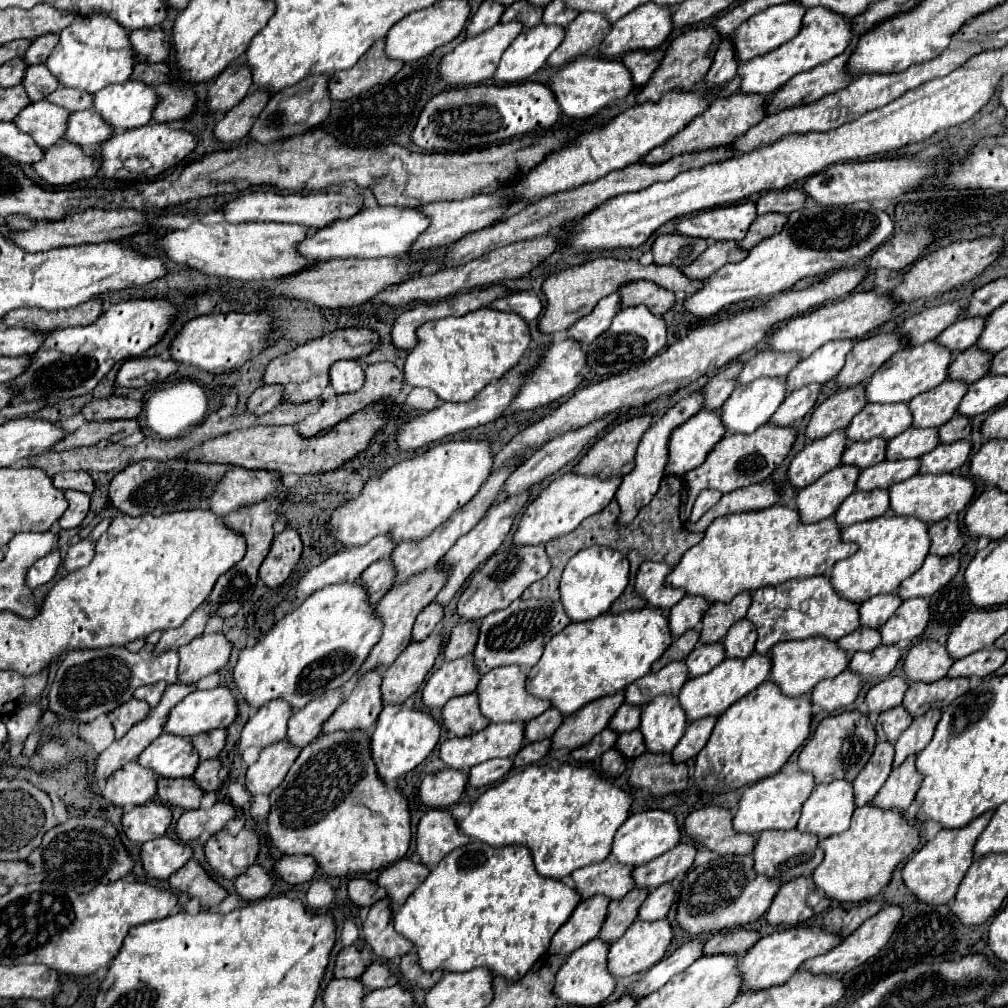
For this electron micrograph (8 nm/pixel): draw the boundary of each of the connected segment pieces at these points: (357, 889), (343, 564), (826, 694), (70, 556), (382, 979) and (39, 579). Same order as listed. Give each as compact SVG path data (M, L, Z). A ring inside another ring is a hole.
M353 878L349 882L349 898L357 904L357 906L371 906L375 904L377 900L385 898L385 890L371 882L371 880L365 880L365 878Z
M377 536L377 540L371 540L369 544L363 544L361 548L345 548L319 566L311 568L295 586L293 596L297 602L303 602L313 592L321 590L327 584L341 584L341 582L355 582L361 572L371 566L373 562L389 556L397 544L393 540L385 540L385 536Z
M847 668L839 676L817 684L813 688L813 692L811 692L811 702L813 702L813 706L819 706L819 708L823 708L827 712L833 712L833 710L845 708L851 702L855 702L861 688L863 688L861 676L853 674Z
M89 538L81 540L79 544L73 544L69 550L67 550L67 556L63 558L63 568L67 572L73 572L77 568L83 568L85 564L91 562L93 558L93 548L95 548L95 542L91 542Z
M373 962L365 974L361 976L361 982L365 988L369 990L377 990L377 988L387 988L387 986L395 986L399 980L397 976L389 970L389 966L381 964L381 962Z
M53 550L53 552L49 552L49 556L37 560L37 562L29 568L29 572L27 572L27 586L29 586L29 588L37 588L37 586L41 586L41 584L47 584L47 582L55 576L59 564L61 564L59 550Z

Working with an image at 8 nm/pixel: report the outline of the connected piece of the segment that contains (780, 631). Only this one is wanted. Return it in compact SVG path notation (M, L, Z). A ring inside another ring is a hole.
M825 574L811 576L811 578L793 578L783 584L777 584L777 596L771 604L767 604L763 600L761 588L755 590L753 604L747 612L747 618L755 624L755 628L759 632L755 650L761 654L769 652L777 642L783 642L783 640L799 640L799 638L811 638L811 636L825 636L829 640L839 640L861 626L859 624L859 604L849 604L849 600L845 600L843 596L837 596L837 592L833 592L833 584L829 584L829 576L825 576Z

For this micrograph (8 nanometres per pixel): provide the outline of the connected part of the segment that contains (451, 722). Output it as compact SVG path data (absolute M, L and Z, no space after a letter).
M477 692L449 700L443 708L443 724L453 736L469 736L473 732L483 730L489 724L489 720L481 716Z

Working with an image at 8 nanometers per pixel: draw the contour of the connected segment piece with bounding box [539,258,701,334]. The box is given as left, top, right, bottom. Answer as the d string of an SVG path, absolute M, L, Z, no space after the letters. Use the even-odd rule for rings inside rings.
M595 258L585 264L567 268L559 274L553 274L543 282L543 294L547 298L547 306L543 310L543 316L539 316L539 332L553 334L557 330L567 330L579 318L589 314L601 298L617 292L619 286L623 286L625 282L633 282L633 280L649 280L665 290L671 290L675 294L687 294L687 296L693 294L697 288L701 288L701 282L689 280L687 276L683 276L683 272L679 268L673 268L673 266L657 266L657 264L641 266L635 260Z

